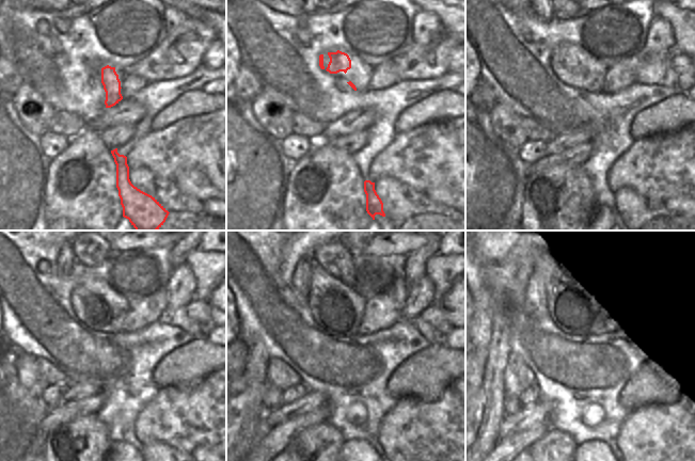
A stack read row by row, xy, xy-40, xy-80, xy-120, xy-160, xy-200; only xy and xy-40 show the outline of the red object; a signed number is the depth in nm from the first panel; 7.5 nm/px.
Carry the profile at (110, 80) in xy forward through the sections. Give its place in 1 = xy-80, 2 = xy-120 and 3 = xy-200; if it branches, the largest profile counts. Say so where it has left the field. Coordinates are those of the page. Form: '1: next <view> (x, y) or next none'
1: next xy-80 (579, 61)
2: next xy-120 (100, 301)
3: next xy-200 (545, 287)

